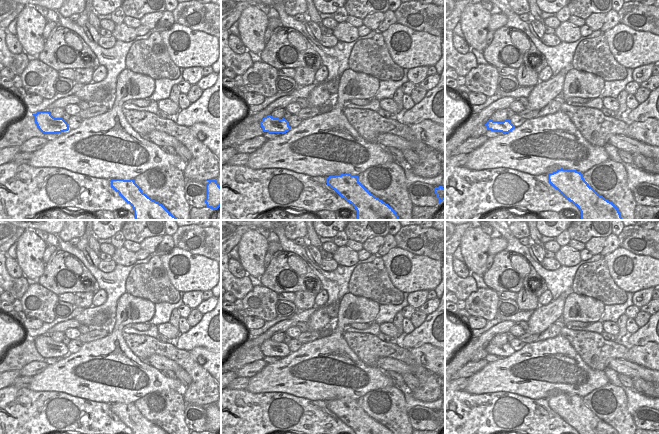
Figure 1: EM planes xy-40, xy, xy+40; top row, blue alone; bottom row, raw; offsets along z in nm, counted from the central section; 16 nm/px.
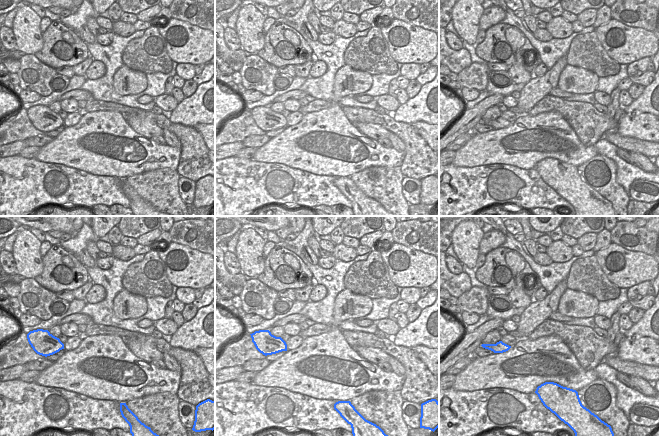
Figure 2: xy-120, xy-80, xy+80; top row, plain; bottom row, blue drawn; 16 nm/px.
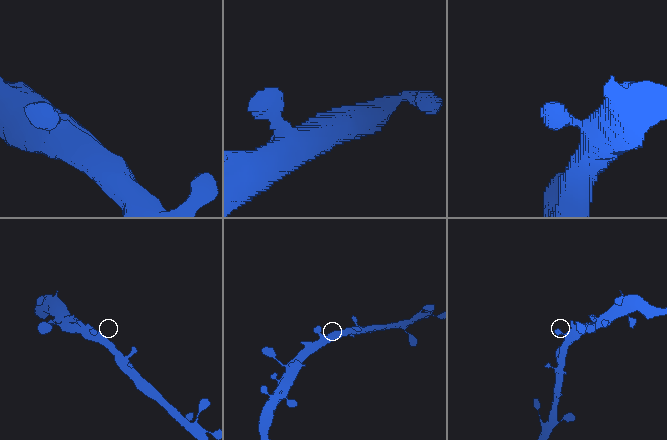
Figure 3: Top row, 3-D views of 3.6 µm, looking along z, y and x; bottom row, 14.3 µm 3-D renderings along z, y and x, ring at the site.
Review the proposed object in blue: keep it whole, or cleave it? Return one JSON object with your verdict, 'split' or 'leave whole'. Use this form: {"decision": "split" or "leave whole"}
{"decision": "leave whole"}

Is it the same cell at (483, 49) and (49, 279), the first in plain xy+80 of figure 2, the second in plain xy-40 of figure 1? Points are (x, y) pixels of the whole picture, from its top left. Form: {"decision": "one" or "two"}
{"decision": "one"}

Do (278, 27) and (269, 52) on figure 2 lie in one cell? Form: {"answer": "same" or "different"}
{"answer": "same"}

